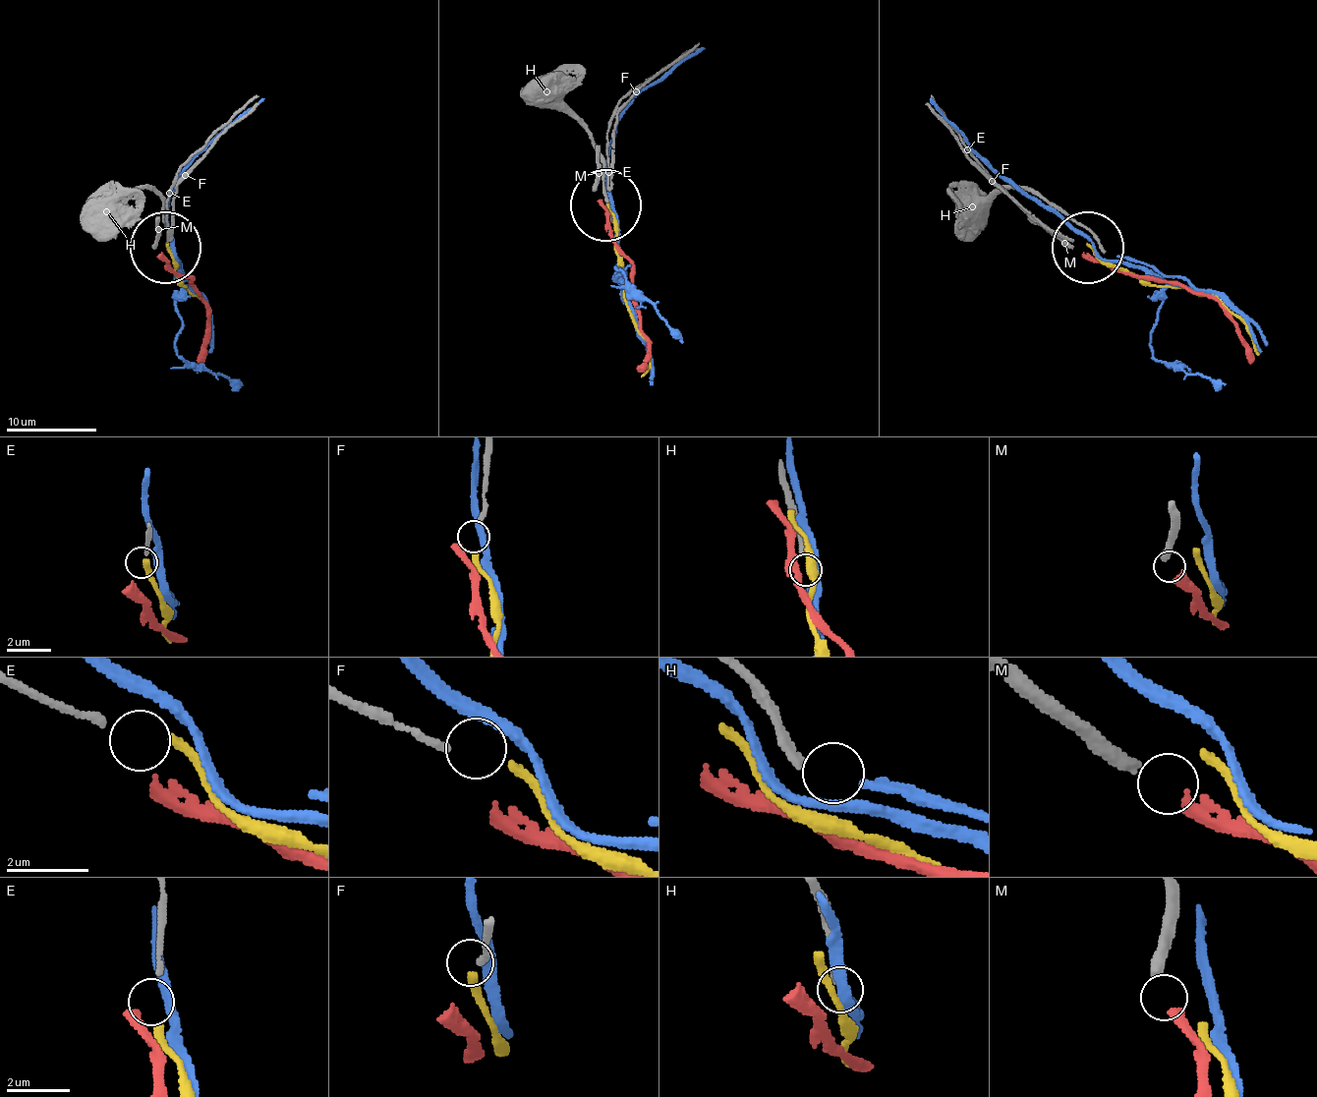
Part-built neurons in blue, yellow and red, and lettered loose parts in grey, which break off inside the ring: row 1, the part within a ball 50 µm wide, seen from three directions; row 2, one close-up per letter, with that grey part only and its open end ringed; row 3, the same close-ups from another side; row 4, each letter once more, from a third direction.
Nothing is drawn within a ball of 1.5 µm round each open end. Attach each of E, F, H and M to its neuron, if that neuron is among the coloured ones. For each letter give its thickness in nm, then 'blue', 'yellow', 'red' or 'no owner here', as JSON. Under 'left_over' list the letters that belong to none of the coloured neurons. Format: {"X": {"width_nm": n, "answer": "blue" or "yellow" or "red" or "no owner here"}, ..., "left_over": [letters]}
{"E": {"width_nm": 160, "answer": "no owner here"}, "F": {"width_nm": 190, "answer": "yellow"}, "H": {"width_nm": 240, "answer": "blue"}, "M": {"width_nm": 360, "answer": "red"}, "left_over": ["E"]}

